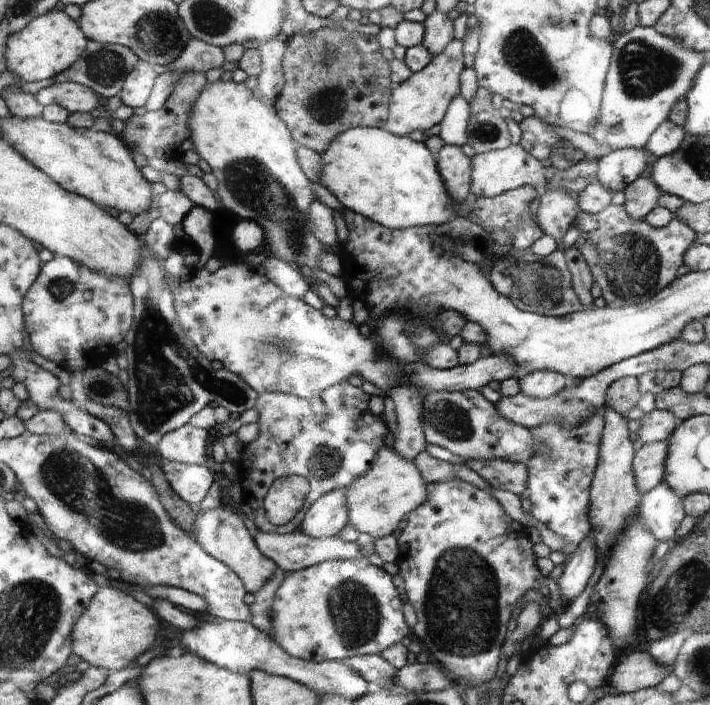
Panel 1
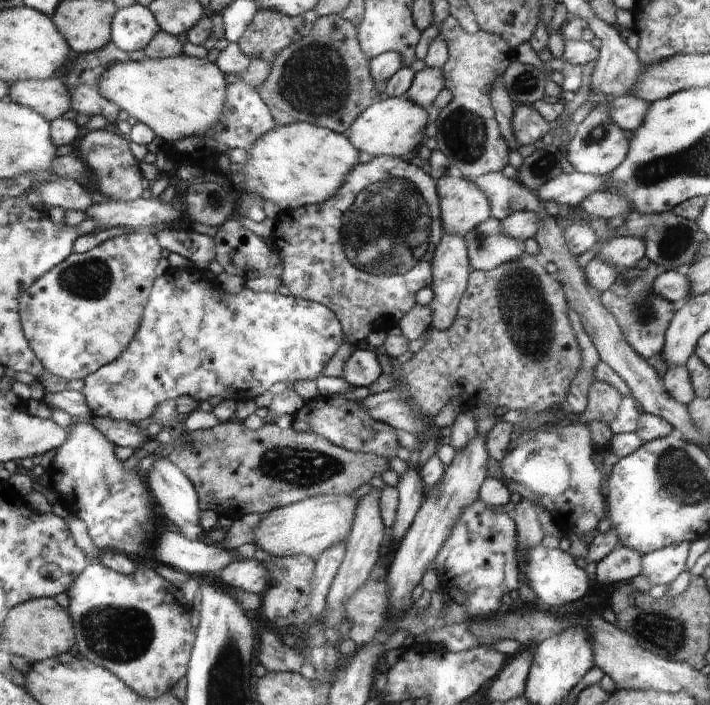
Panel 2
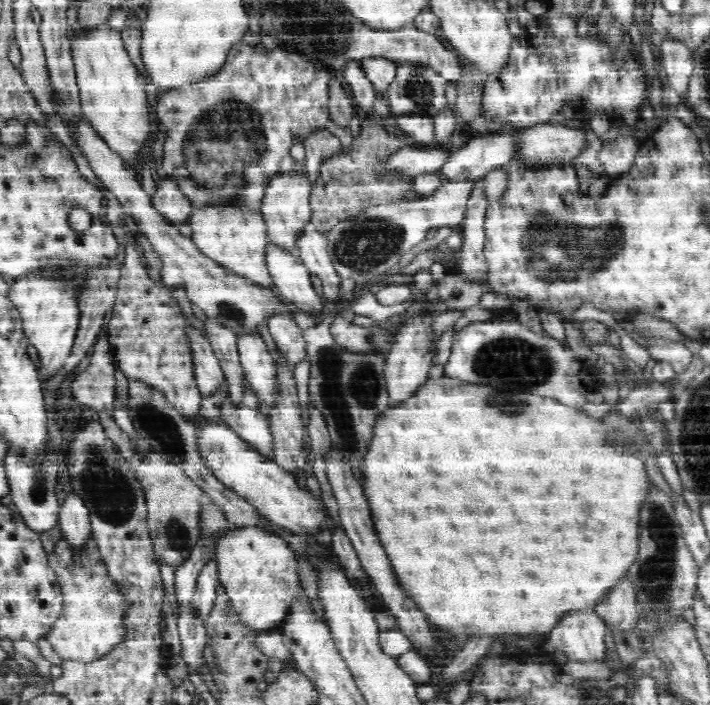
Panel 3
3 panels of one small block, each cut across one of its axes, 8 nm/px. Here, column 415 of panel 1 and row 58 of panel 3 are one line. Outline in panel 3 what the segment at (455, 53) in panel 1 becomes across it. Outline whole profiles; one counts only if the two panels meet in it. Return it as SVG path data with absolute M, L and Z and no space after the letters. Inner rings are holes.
M80 24L73 26L76 31L70 36L70 50L74 68L76 71L76 81L79 87L80 101L82 104L83 118L88 120L97 135L113 150L118 153L126 164L136 166L140 160L140 152L144 144L150 140L152 122L150 118L150 108L146 100L146 82L140 76L139 67L130 60L130 55L123 43L121 34L108 24L91 27L90 29L80 29Z

